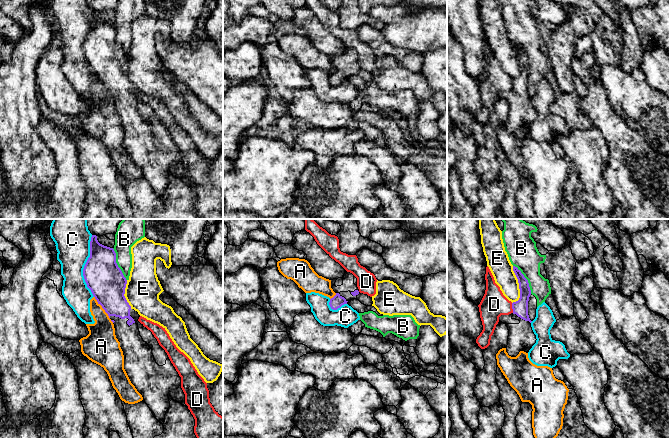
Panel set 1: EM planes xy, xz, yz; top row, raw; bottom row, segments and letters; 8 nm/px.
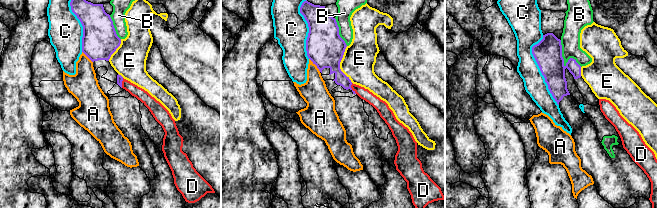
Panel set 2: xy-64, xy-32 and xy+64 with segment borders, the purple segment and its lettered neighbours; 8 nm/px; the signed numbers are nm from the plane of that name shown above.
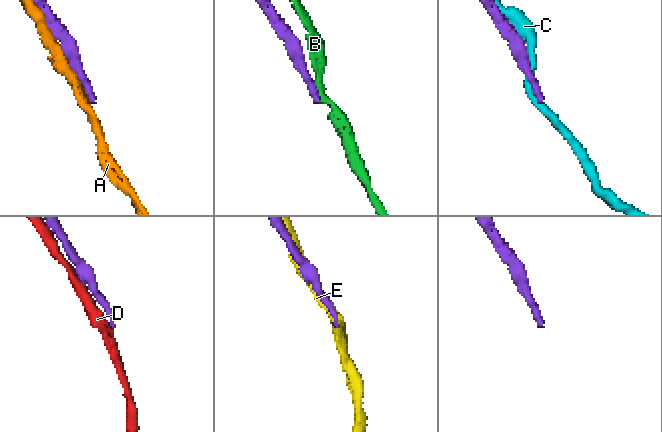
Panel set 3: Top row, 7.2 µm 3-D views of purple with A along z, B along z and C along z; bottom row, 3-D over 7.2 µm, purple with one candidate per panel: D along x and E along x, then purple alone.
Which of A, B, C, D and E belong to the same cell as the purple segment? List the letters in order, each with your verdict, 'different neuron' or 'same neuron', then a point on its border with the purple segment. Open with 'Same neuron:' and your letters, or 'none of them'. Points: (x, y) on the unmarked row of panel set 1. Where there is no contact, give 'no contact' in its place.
Same neuron: none of them
A: different neuron; contact xy (102, 83)
B: different neuron; contact xy (116, 40)
C: different neuron; contact xy (84, 42)
D: different neuron; contact yz (512, 84)
E: different neuron; contact yz (519, 62)

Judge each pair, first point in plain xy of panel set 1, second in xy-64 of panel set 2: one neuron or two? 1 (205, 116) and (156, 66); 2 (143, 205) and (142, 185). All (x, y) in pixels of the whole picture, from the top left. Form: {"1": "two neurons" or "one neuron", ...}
{"1": "one neuron", "2": "one neuron"}

